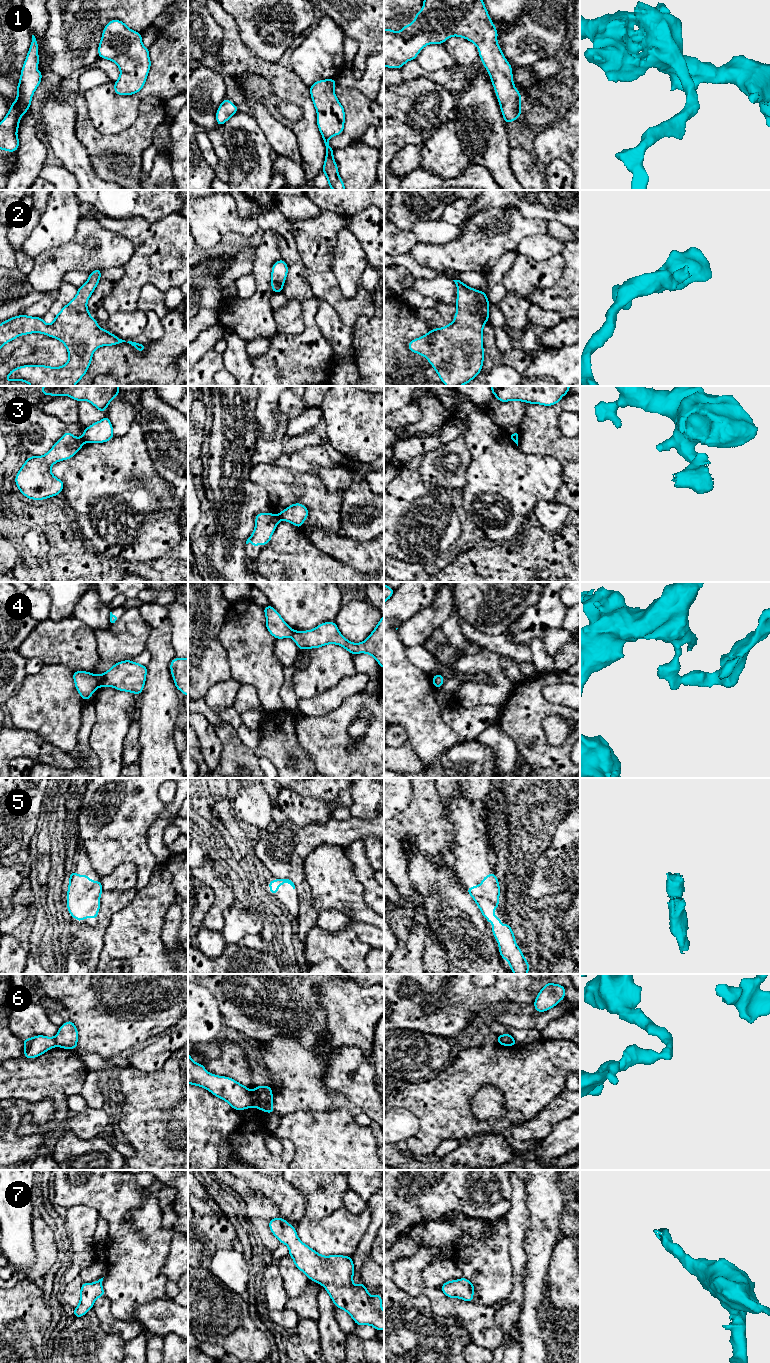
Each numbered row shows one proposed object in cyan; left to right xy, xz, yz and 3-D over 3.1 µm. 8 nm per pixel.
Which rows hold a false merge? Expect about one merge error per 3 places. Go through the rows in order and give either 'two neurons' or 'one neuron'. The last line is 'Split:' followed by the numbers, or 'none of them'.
1: one neuron
2: one neuron
3: two neurons
4: two neurons
5: one neuron
6: two neurons
7: one neuron
Split: 3, 4, 6

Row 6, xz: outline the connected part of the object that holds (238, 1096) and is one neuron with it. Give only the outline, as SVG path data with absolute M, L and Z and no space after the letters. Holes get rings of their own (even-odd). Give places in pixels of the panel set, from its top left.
M188 1054L188 1084L207 1089L235 1110L245 1110L253 1105L249 1088L230 1077L207 1072L203 1064L192 1060L191 1054Z

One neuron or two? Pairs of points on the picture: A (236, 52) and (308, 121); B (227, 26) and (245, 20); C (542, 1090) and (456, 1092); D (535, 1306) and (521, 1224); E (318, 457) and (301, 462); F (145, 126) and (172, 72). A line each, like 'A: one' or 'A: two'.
A: one
B: two
C: one
D: two
E: one
F: two

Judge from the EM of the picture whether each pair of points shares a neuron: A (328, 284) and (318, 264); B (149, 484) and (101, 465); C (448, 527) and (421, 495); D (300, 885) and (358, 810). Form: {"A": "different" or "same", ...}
{"A": "different", "B": "same", "C": "same", "D": "different"}

